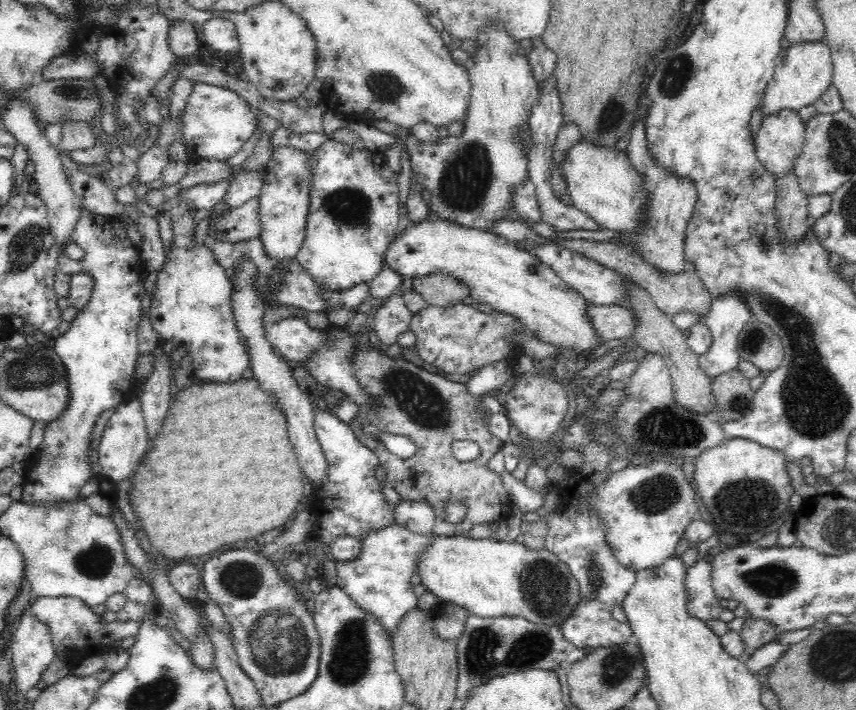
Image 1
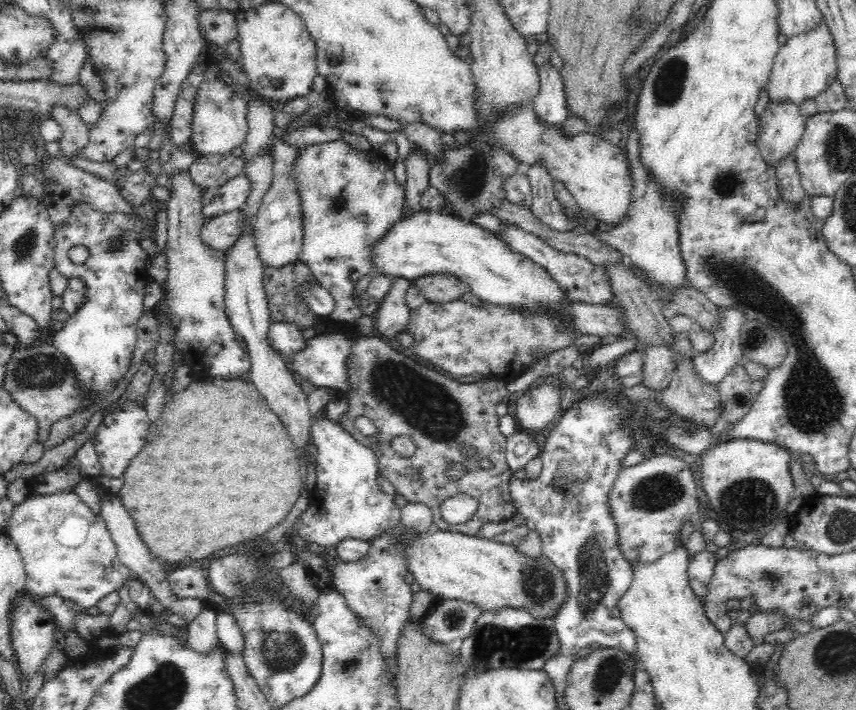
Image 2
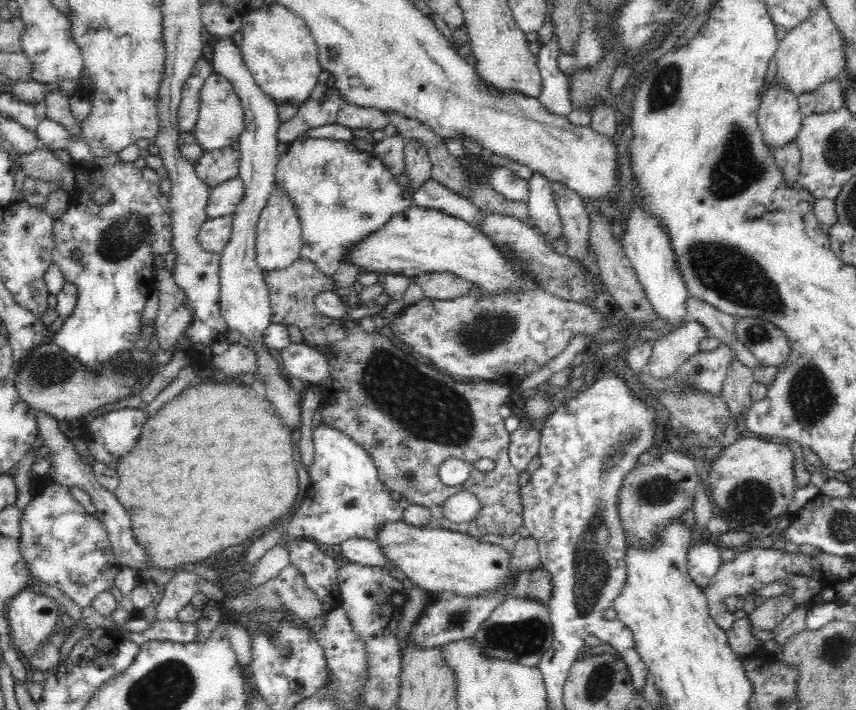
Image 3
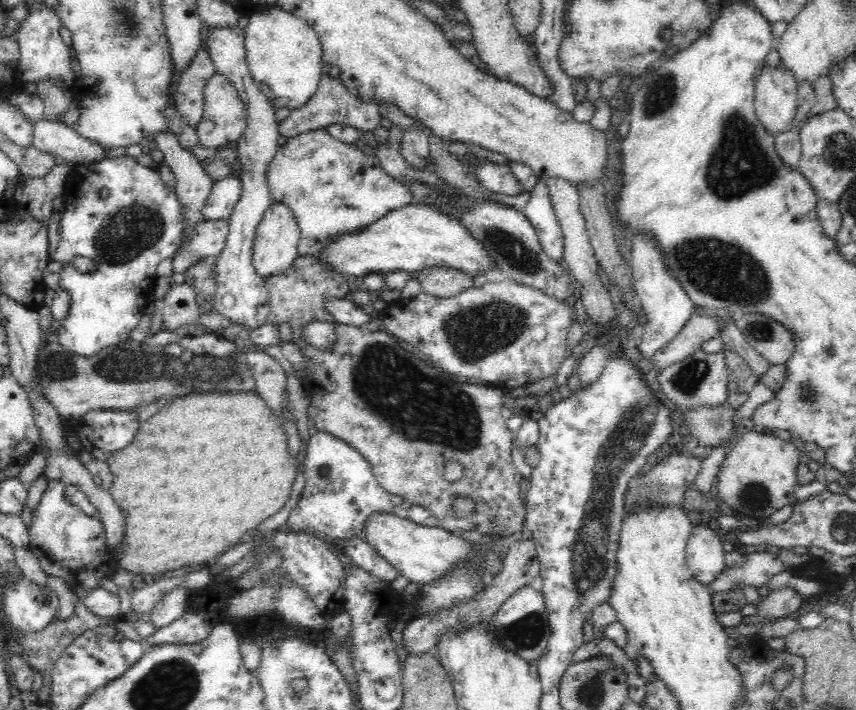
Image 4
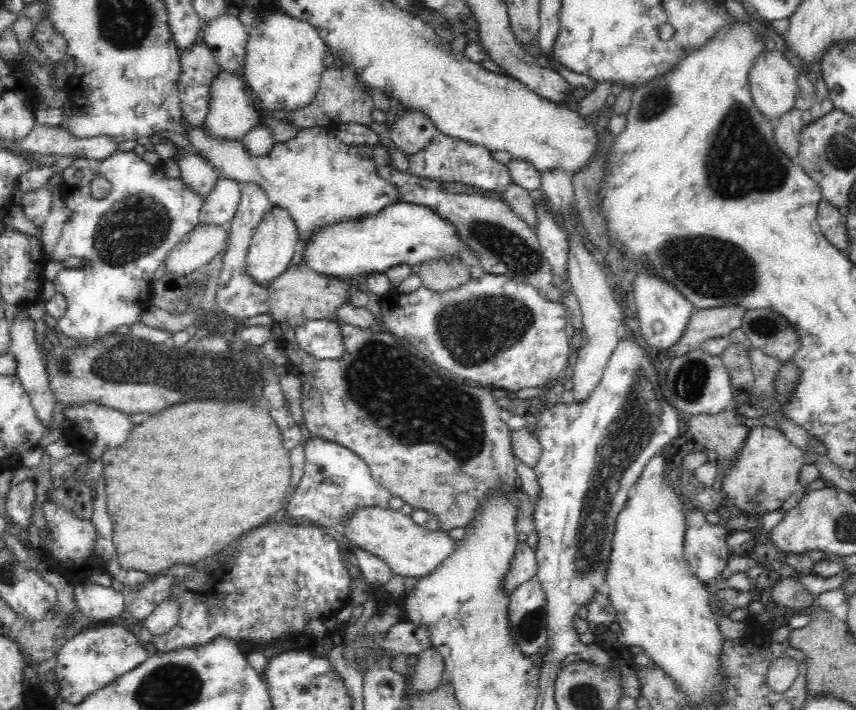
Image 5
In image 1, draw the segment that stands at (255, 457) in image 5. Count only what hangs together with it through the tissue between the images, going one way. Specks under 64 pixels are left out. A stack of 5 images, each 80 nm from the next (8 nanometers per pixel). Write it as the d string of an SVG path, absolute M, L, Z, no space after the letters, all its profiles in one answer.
M252 376L250 378L242 377L234 384L202 383L202 386L198 386L198 390L190 390L190 387L188 387L177 394L176 402L173 401L173 405L169 408L162 428L151 442L150 452L146 454L142 466L136 466L133 472L133 485L129 490L131 507L147 537L150 538L154 553L164 554L164 557L175 559L184 556L202 556L202 554L208 554L208 552L212 552L220 546L226 546L230 542L254 538L254 536L264 534L264 532L268 532L276 526L282 526L296 512L296 508L302 502L302 497L307 492L308 486L304 483L300 466L298 466L296 456L292 452L292 444L288 440L286 416L264 390Z

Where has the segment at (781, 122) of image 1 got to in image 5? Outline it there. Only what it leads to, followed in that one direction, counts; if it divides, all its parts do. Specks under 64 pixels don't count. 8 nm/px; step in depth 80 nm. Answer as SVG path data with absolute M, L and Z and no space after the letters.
M781 48L773 52L764 51L758 55L754 66L750 69L749 81L754 106L762 117L775 122L776 119L794 110L799 75L800 71L790 62Z

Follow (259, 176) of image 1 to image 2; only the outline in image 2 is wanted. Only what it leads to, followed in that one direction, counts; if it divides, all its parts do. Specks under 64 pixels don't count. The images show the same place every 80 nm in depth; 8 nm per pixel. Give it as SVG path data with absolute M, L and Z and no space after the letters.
M240 174L226 182L218 189L218 194L210 206L203 206L202 215L204 218L214 218L219 215L241 209L248 196L252 192L252 183L246 174Z

